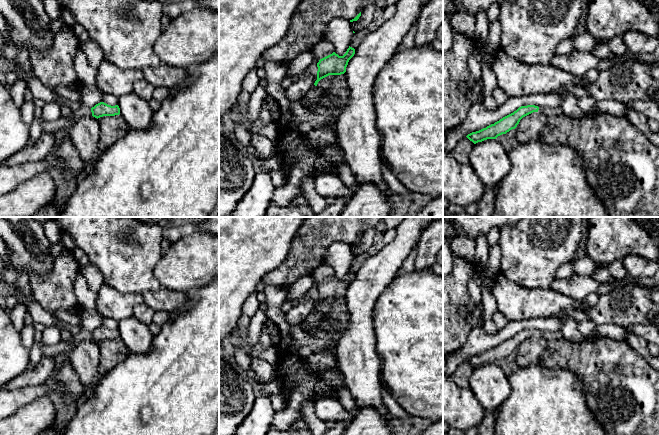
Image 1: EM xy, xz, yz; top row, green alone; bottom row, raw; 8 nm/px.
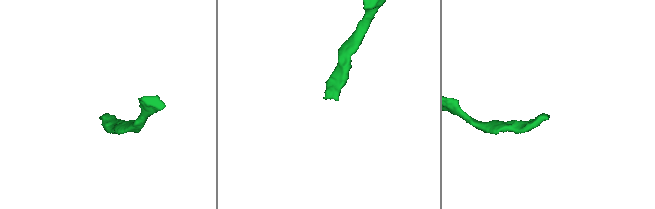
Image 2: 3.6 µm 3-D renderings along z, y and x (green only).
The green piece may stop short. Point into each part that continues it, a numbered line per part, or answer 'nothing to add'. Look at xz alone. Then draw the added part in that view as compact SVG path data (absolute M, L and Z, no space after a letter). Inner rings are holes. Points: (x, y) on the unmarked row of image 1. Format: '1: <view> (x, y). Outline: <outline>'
1: xz (315, 318). Outline: M315 309L311 310L310 314L303 321L303 324L307 329L316 329L321 324L324 324L329 330L335 330L335 328L330 326L330 321L327 319L327 315Z

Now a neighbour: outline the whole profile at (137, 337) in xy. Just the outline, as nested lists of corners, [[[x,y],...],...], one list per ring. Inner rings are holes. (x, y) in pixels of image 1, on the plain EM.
[[[134,316],[119,321],[118,330],[130,353],[143,354],[150,349],[154,335],[147,325]]]

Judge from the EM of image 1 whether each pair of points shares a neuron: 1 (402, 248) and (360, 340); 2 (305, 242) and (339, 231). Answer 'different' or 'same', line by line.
1: same
2: same

